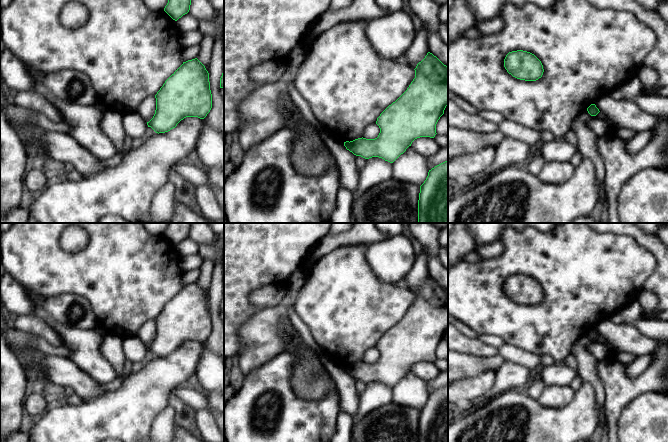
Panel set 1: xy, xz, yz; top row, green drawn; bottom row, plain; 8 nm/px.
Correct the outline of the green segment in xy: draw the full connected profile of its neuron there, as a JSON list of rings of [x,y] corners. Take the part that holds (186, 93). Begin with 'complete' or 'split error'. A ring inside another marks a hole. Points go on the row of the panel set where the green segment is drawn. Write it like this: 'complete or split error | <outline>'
complete | [[[197,58],[183,62],[155,98],[155,114],[147,125],[158,134],[175,128],[186,117],[204,119],[212,108],[209,73]]]

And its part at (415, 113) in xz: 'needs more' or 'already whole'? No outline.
already whole

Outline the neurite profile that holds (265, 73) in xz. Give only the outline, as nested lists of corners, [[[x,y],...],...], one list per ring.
[[[265,62],[253,67],[250,79],[260,86],[277,82],[285,73],[287,67],[284,62]]]

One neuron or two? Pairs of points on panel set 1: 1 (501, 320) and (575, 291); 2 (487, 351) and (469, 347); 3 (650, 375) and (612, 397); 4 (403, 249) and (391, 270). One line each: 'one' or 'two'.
1: one
2: one
3: one
4: one

